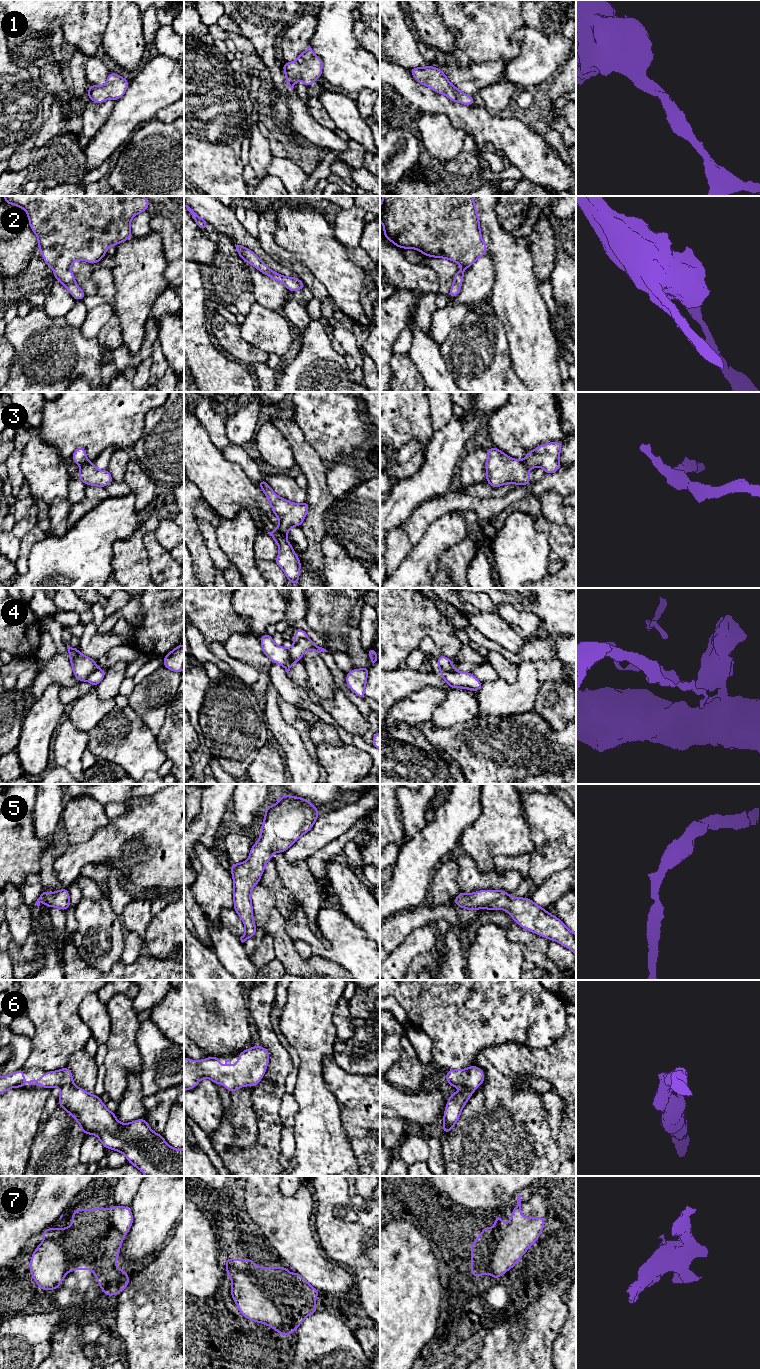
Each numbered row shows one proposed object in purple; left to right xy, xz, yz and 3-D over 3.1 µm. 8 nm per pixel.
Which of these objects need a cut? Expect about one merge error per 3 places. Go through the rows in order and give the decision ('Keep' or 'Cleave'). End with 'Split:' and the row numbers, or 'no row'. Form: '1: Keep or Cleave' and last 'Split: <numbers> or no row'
1: Keep
2: Keep
3: Cleave
4: Cleave
5: Keep
6: Keep
7: Cleave
Split: 3, 4, 7

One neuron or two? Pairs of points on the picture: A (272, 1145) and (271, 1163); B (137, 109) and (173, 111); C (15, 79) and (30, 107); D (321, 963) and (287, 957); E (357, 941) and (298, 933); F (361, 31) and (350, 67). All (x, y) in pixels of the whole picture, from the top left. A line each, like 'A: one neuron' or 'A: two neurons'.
A: one neuron
B: two neurons
C: one neuron
D: one neuron
E: one neuron
F: two neurons

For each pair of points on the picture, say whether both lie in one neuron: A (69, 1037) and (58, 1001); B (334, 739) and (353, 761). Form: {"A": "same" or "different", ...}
{"A": "same", "B": "different"}

